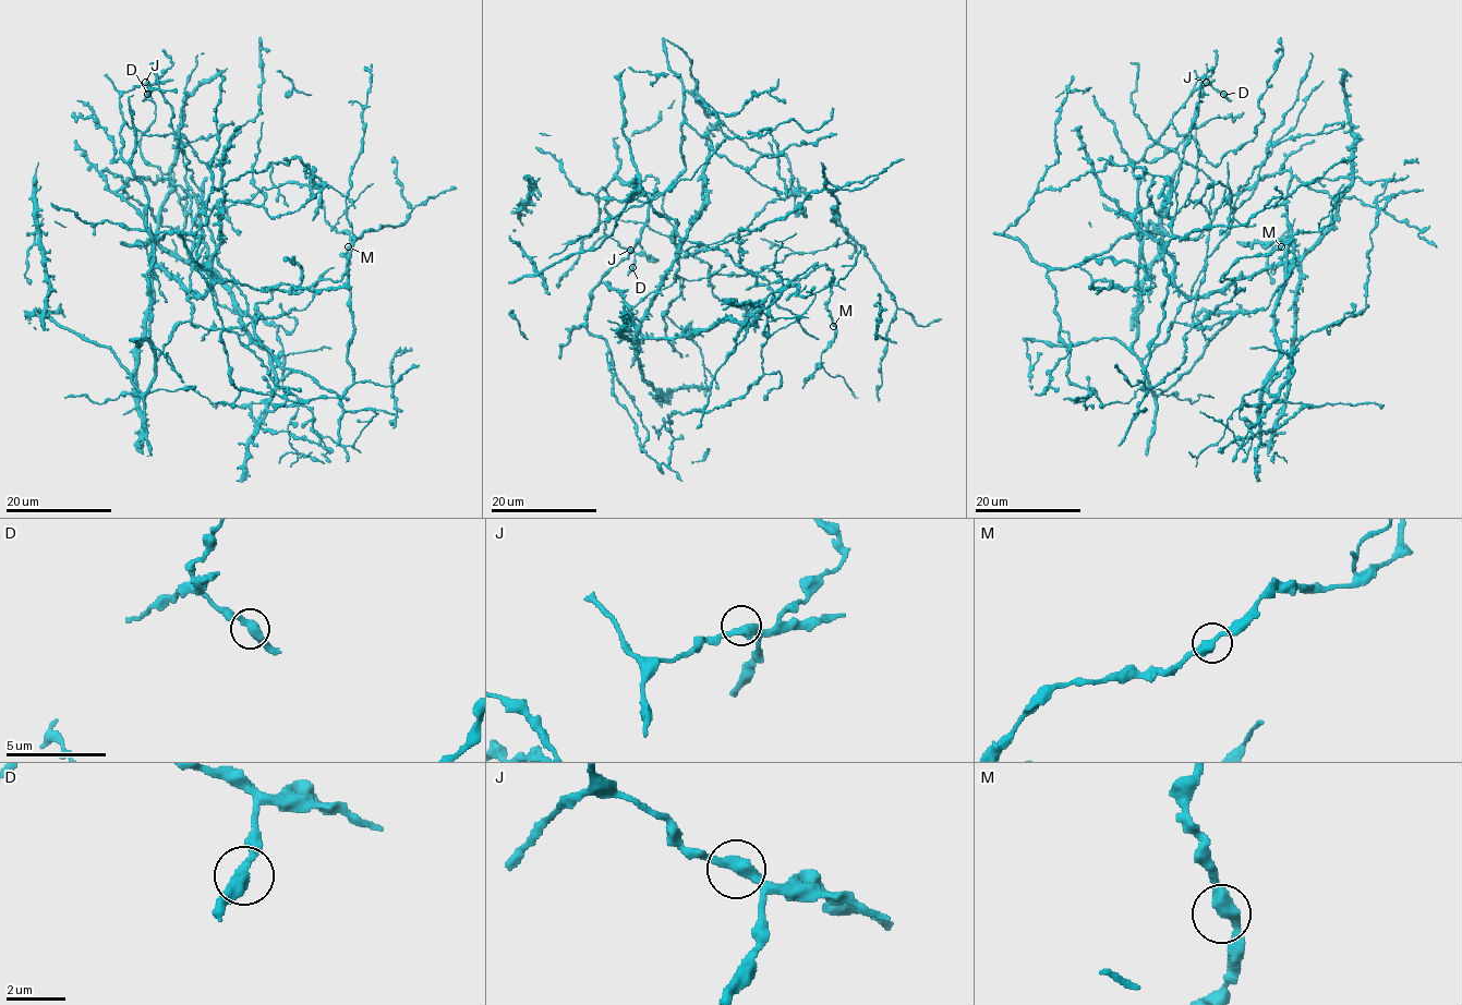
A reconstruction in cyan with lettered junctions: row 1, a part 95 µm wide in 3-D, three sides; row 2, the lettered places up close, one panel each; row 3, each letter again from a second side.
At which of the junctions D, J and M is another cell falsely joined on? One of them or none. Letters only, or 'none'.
M

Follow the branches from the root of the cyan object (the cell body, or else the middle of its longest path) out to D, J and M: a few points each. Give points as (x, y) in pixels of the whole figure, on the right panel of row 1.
D: (1001, 235), (1047, 270), (1071, 382), (1103, 404), (1167, 395), (1133, 347), (1134, 165), (1193, 92), (1223, 94)
J: (1001, 235), (1047, 270), (1071, 382), (1103, 404), (1139, 388), (1167, 395), (1133, 347), (1134, 165), (1206, 82)
M: (1001, 235), (1110, 158), (1164, 178), (1158, 214), (1206, 207), (1195, 323), (1281, 246)

